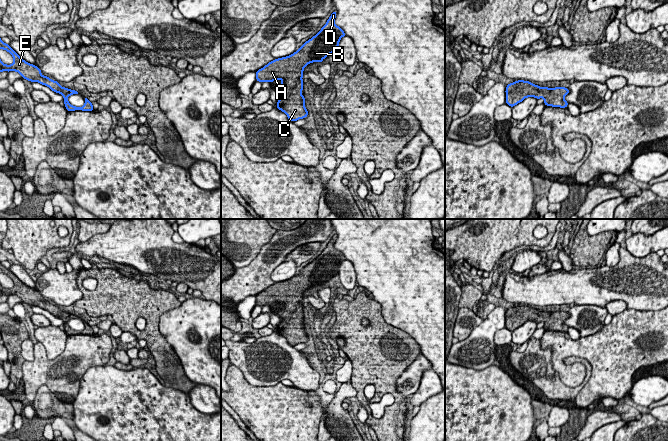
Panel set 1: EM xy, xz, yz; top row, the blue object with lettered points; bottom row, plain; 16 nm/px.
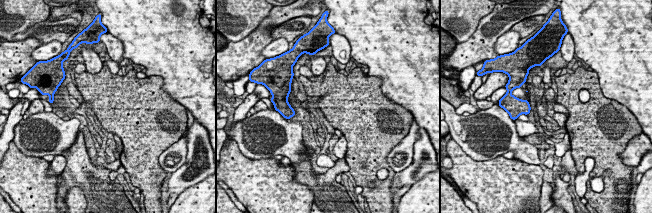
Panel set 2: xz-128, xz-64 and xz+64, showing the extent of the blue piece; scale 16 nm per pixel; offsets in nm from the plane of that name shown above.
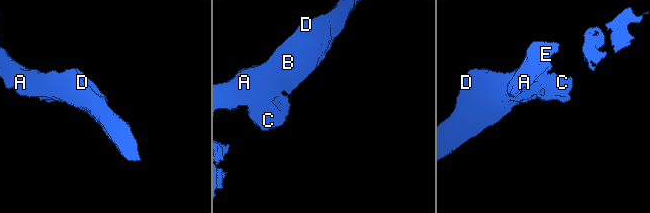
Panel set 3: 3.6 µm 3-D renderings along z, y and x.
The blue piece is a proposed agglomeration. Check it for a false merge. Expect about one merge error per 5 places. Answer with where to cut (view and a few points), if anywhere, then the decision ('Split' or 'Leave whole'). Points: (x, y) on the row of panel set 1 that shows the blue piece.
No split. Leave whole

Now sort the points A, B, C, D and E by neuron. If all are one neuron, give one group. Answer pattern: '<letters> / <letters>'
A B C D E

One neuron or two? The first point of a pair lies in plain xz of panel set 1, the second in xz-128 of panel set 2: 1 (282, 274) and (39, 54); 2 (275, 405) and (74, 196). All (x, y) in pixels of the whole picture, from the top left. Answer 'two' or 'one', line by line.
1: one
2: one

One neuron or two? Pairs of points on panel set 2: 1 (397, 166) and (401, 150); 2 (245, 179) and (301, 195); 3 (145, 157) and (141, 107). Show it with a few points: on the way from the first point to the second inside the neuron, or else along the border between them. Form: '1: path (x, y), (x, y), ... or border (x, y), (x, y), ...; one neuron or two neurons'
1: path (398, 162), (401, 154); one neuron
2: path (259, 184), (272, 195), (287, 195); one neuron
3: path (144, 145), (144, 119); one neuron

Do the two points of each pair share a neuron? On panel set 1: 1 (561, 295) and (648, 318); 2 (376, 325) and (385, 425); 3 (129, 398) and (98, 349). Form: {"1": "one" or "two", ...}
{"1": "two", "2": "one", "3": "two"}

